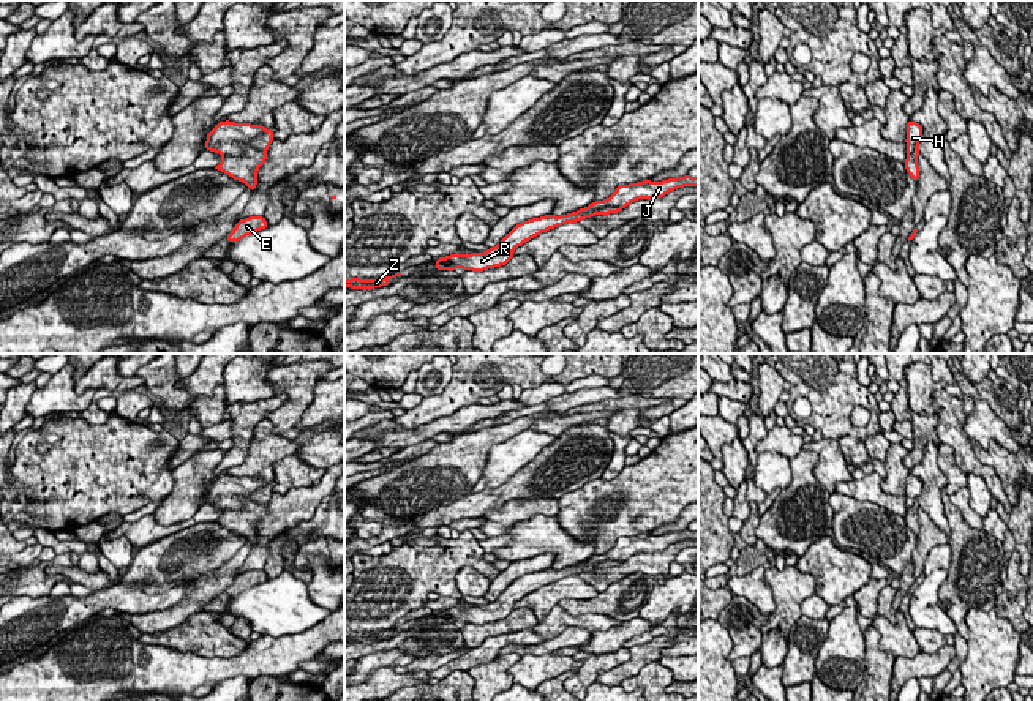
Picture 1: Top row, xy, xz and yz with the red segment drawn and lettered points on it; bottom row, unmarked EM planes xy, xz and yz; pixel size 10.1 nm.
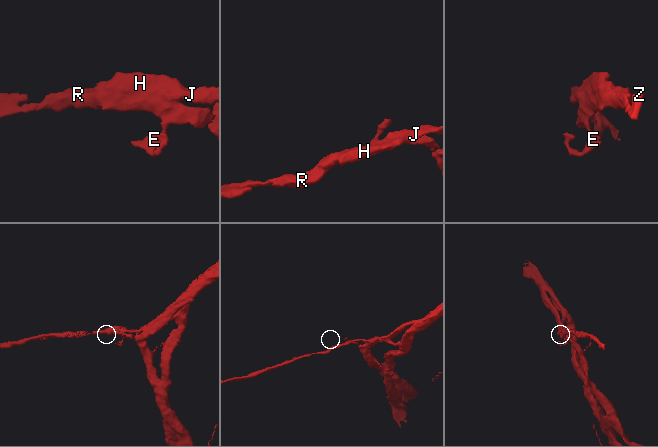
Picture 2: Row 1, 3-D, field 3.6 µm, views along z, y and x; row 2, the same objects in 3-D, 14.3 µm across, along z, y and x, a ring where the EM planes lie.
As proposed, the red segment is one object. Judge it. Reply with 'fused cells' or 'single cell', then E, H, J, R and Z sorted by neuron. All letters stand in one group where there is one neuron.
fused cells; E R Z / H J

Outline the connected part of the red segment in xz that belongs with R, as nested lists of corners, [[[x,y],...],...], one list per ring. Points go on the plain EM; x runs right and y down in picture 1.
[[[603,560],[594,565],[577,564],[573,567],[567,567],[562,570],[545,568],[542,572],[532,572],[516,578],[501,595],[498,600],[490,602],[485,606],[472,606],[472,608],[450,608],[447,611],[436,613],[436,624],[474,624],[483,625],[486,622],[494,622],[505,619],[513,611],[513,603],[526,597],[528,594],[537,590],[539,587],[550,584],[553,581],[562,579],[565,576],[577,576],[580,573],[591,572],[594,568],[608,568],[618,567],[622,562],[619,560]]]

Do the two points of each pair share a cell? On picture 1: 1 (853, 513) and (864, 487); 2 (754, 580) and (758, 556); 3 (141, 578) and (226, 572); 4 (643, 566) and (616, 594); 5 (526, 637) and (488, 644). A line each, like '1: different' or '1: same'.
1: different
2: different
3: different
4: different
5: same

